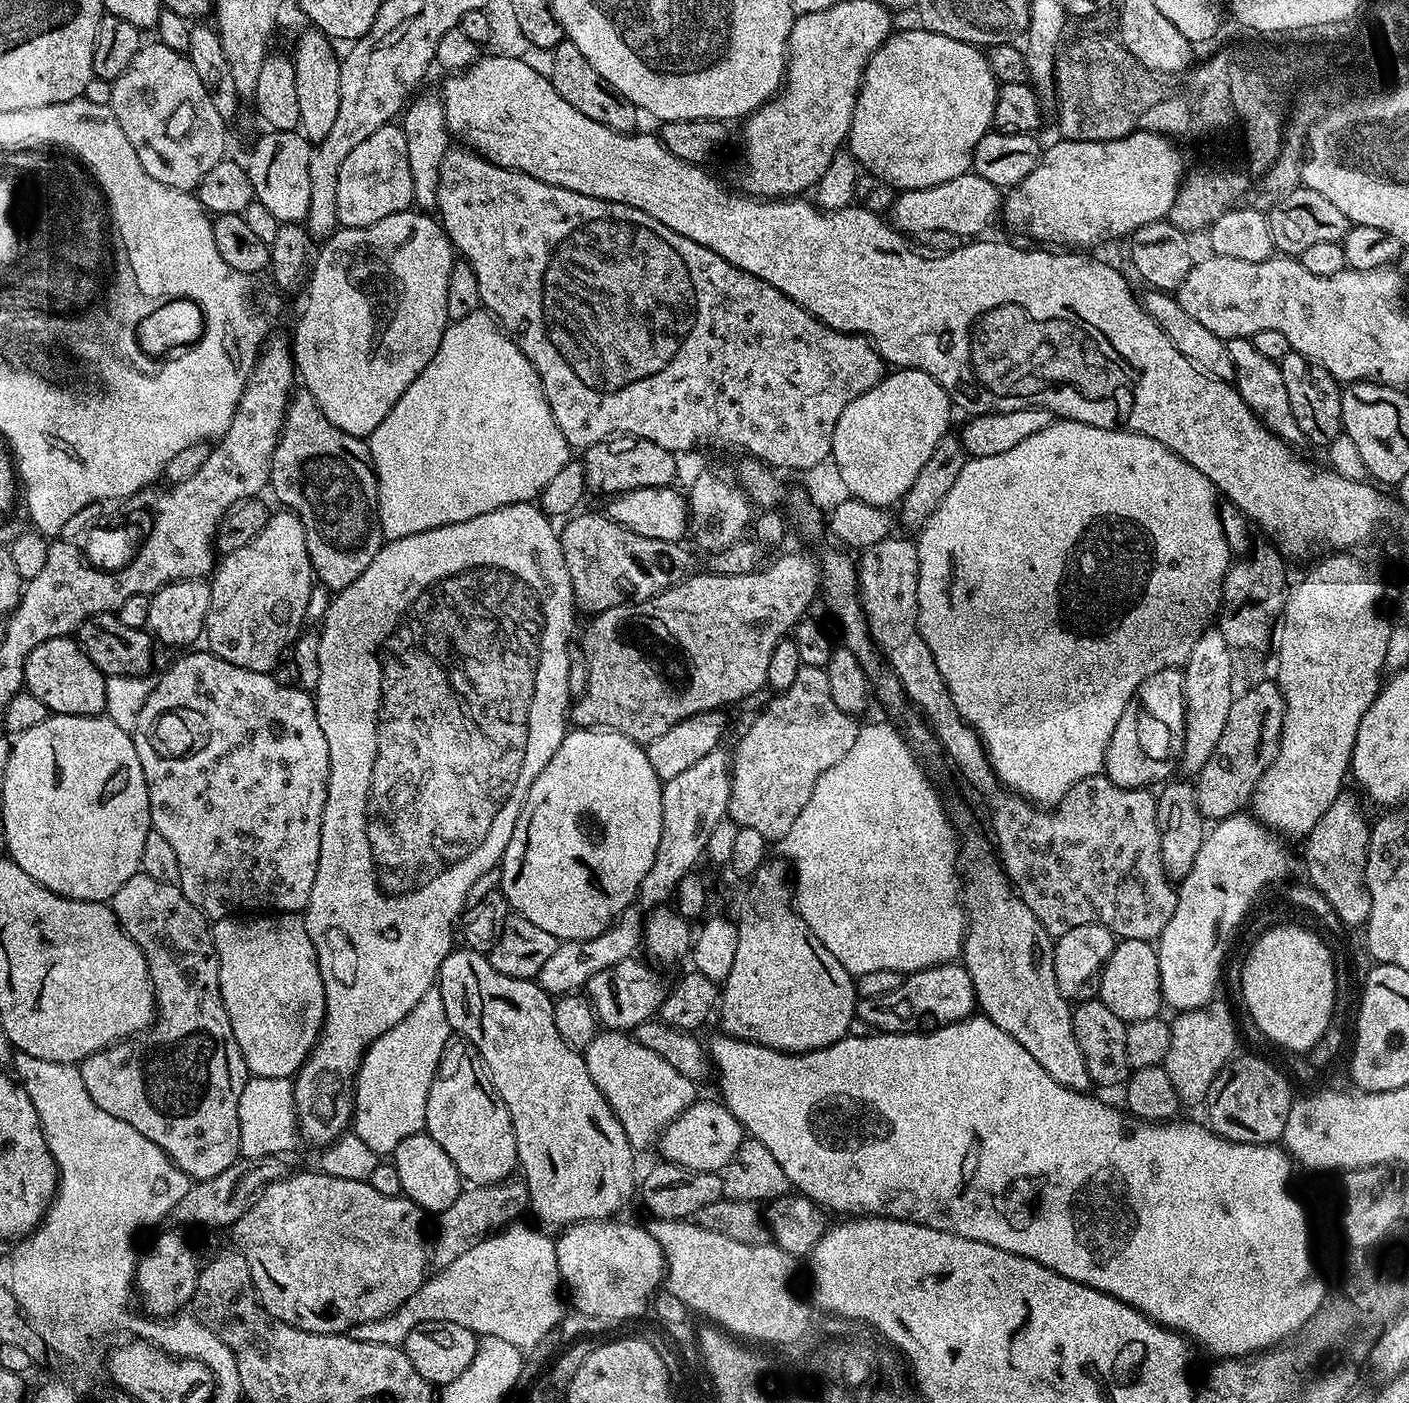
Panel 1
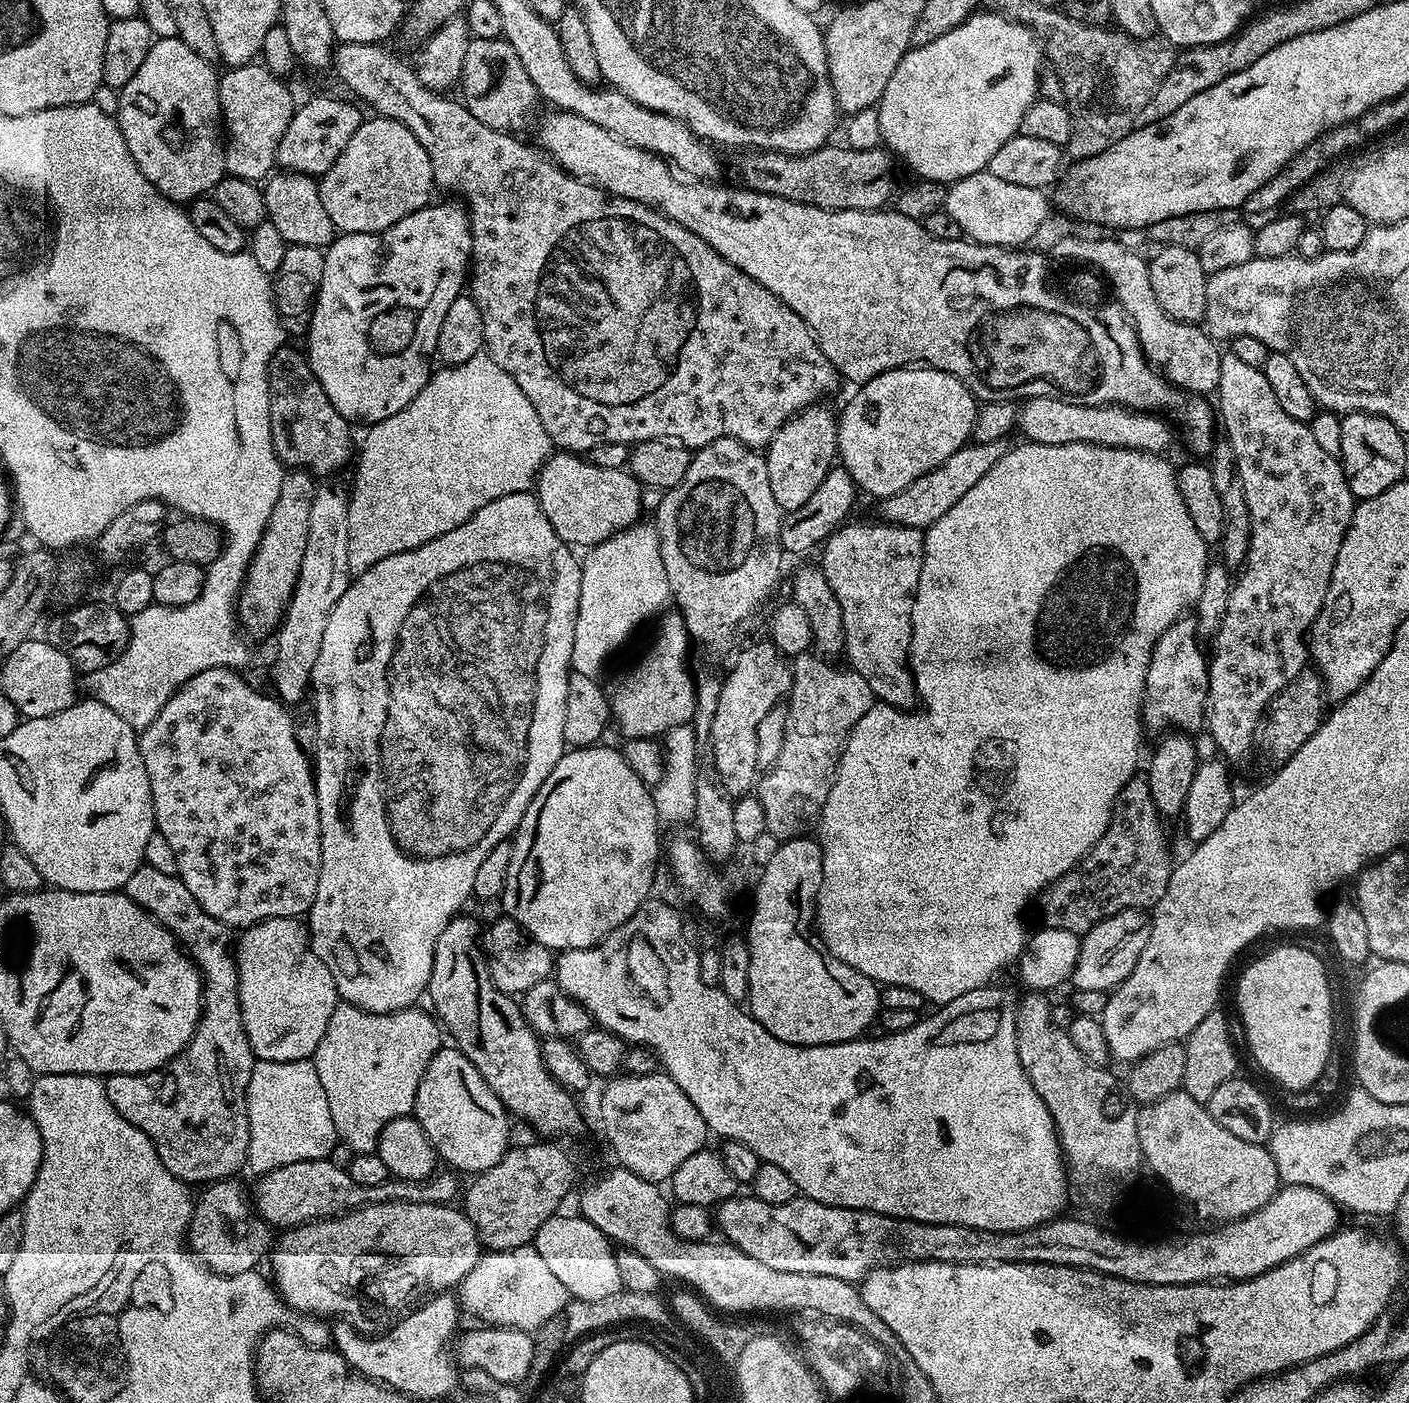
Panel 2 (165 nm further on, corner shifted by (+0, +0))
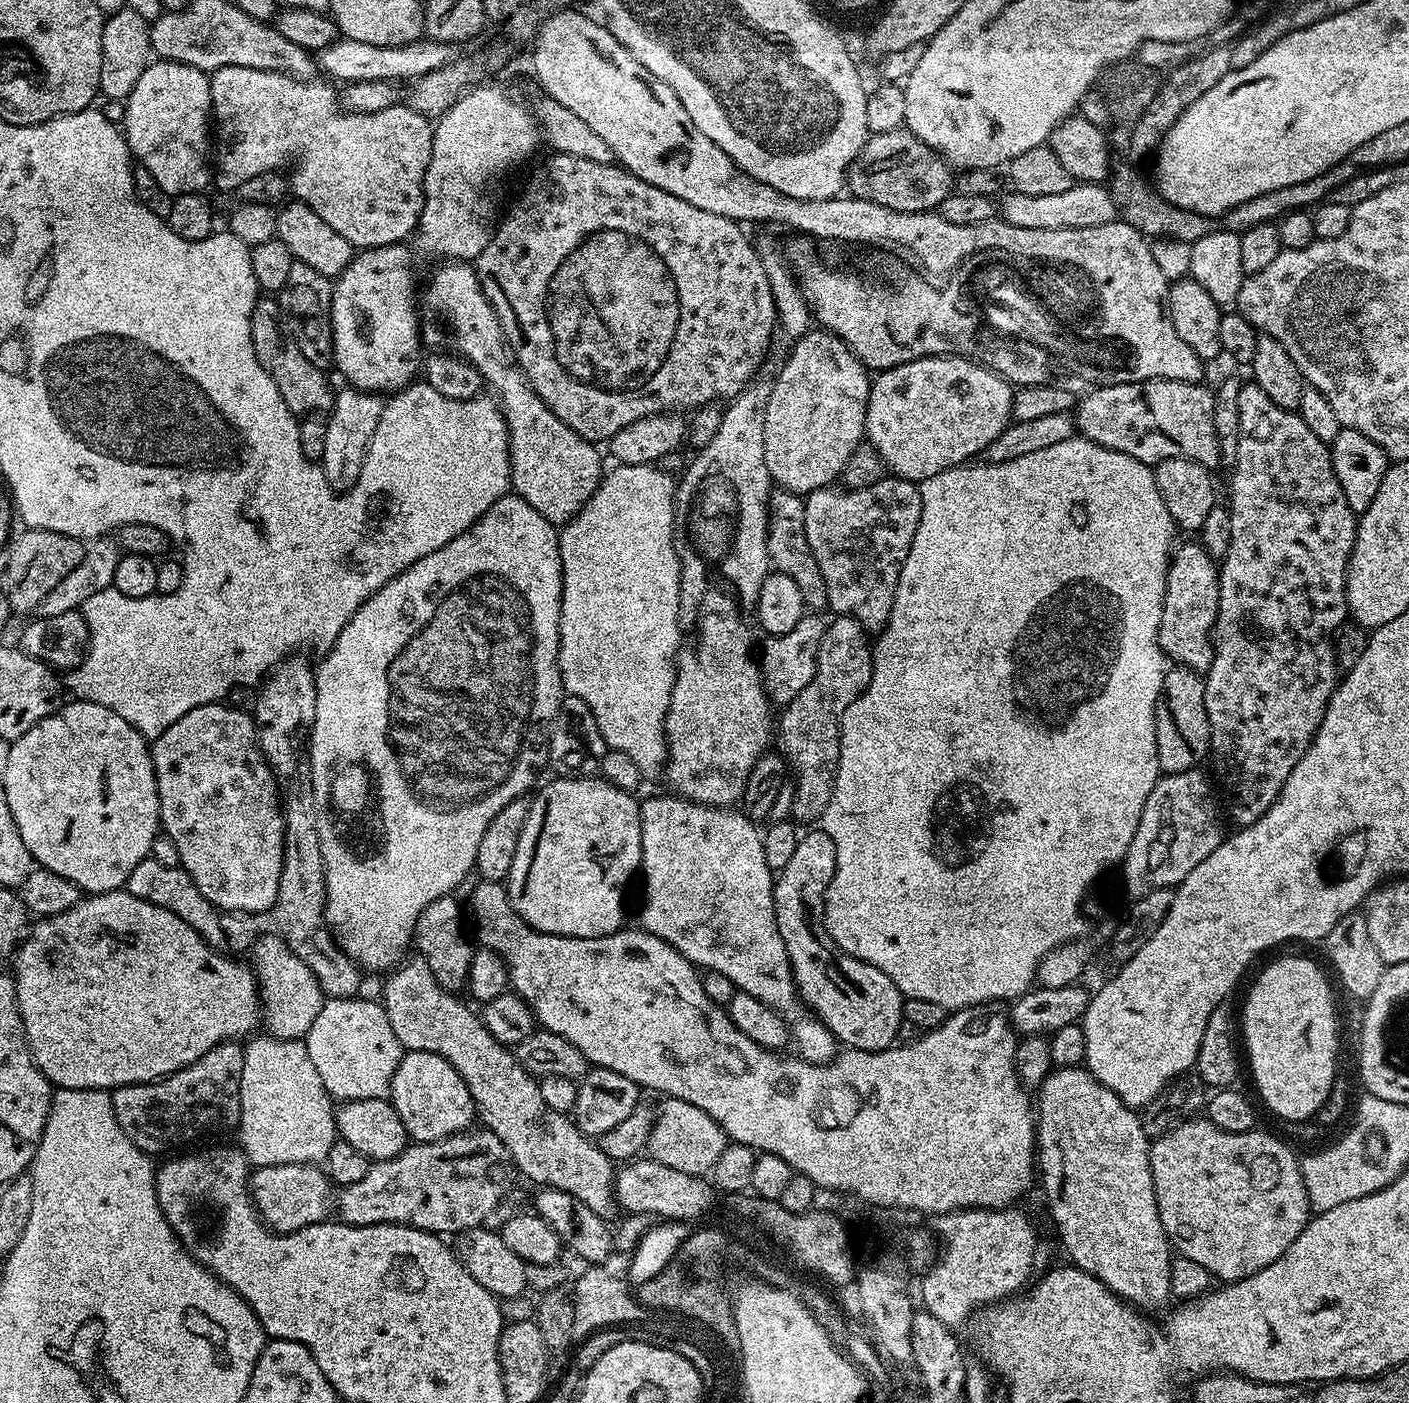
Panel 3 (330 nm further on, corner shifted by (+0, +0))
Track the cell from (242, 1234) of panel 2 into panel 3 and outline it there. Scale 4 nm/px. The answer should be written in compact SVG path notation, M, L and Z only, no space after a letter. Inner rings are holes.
M314 1164L256 1168L250 1176L250 1195L257 1213L274 1232L297 1232L311 1224L323 1224L334 1208L334 1185L325 1169Z

